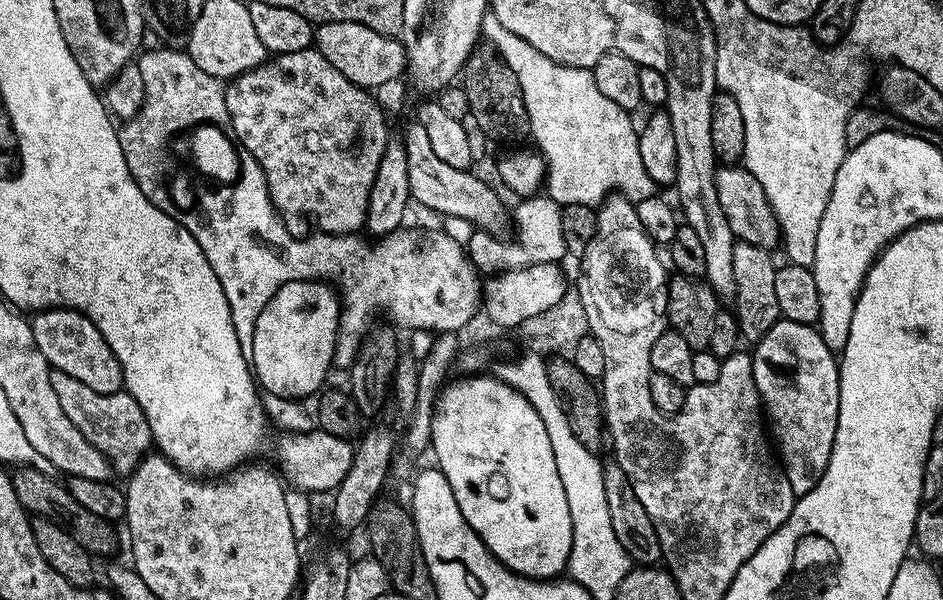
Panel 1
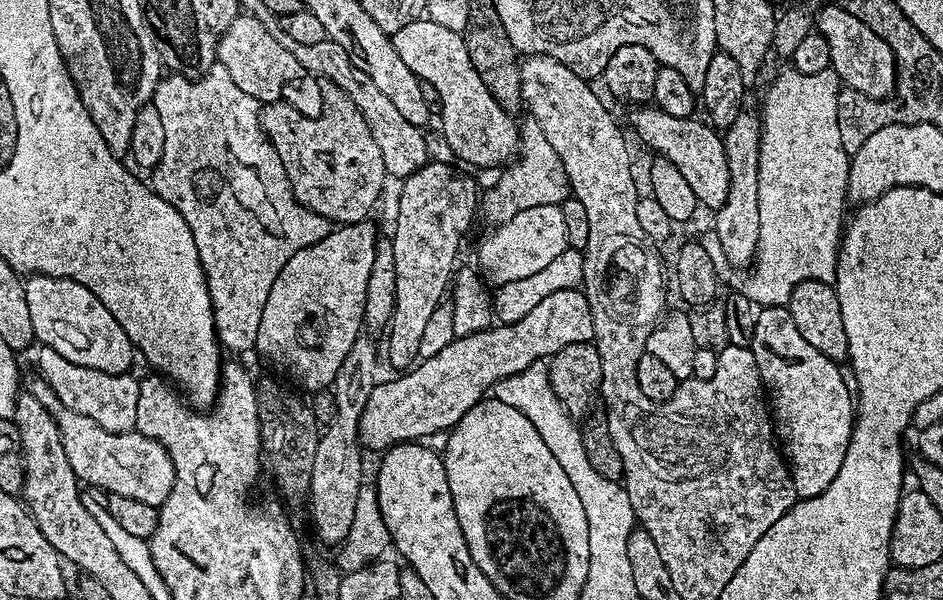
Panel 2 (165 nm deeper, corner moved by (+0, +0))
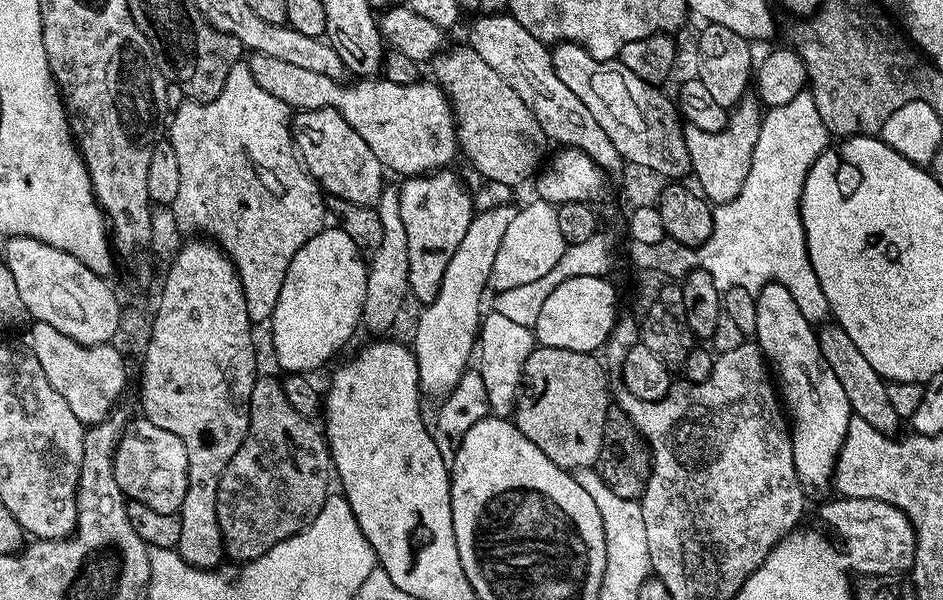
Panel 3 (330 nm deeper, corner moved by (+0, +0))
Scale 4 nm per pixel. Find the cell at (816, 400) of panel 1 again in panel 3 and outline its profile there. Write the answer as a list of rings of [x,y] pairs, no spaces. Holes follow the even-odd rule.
[[[767,284],[755,293],[757,304],[757,330],[754,335],[755,343],[760,345],[765,361],[770,365],[775,379],[778,381],[778,392],[782,397],[783,407],[787,415],[791,417],[790,431],[792,434],[792,449],[794,450],[794,470],[798,474],[798,482],[802,486],[805,497],[812,496],[827,497],[834,488],[834,477],[836,474],[836,459],[842,450],[842,442],[846,438],[846,430],[852,421],[852,407],[842,391],[842,382],[834,378],[834,370],[826,366],[826,362],[820,353],[817,329],[813,321],[807,320],[798,310],[798,302],[786,286],[781,284]]]

